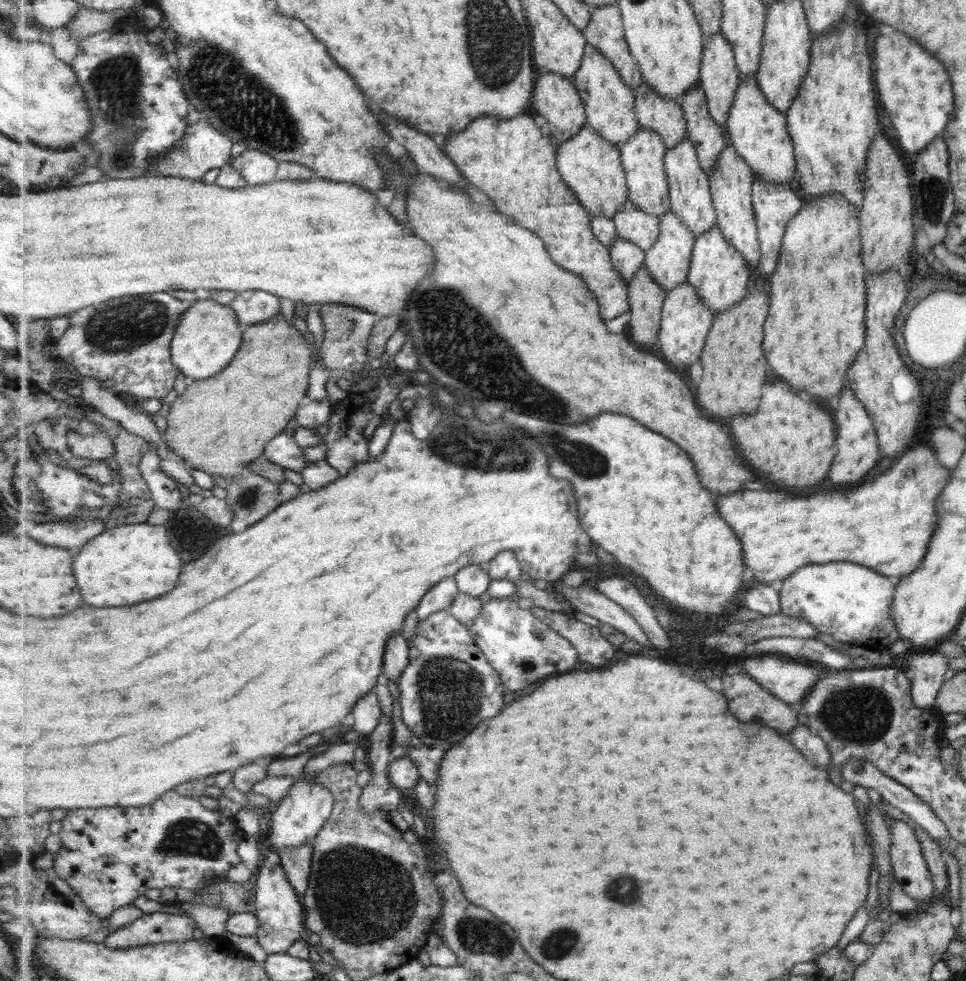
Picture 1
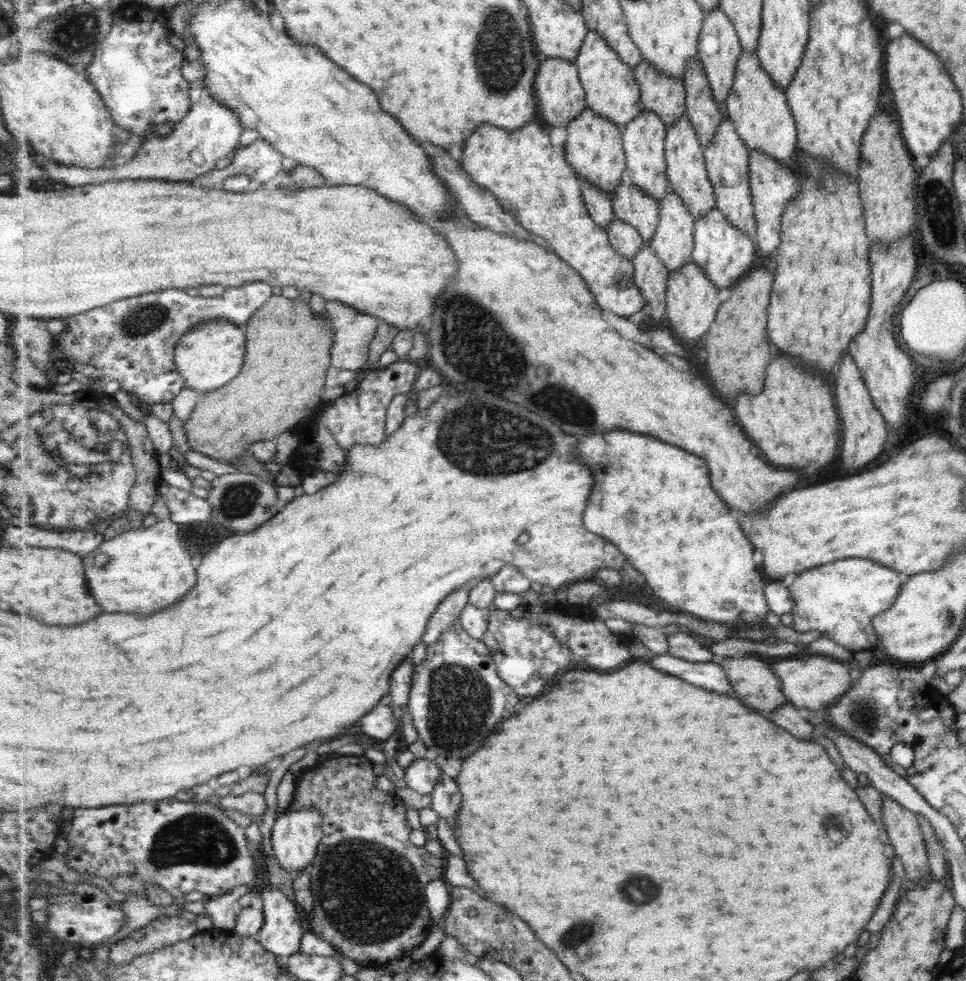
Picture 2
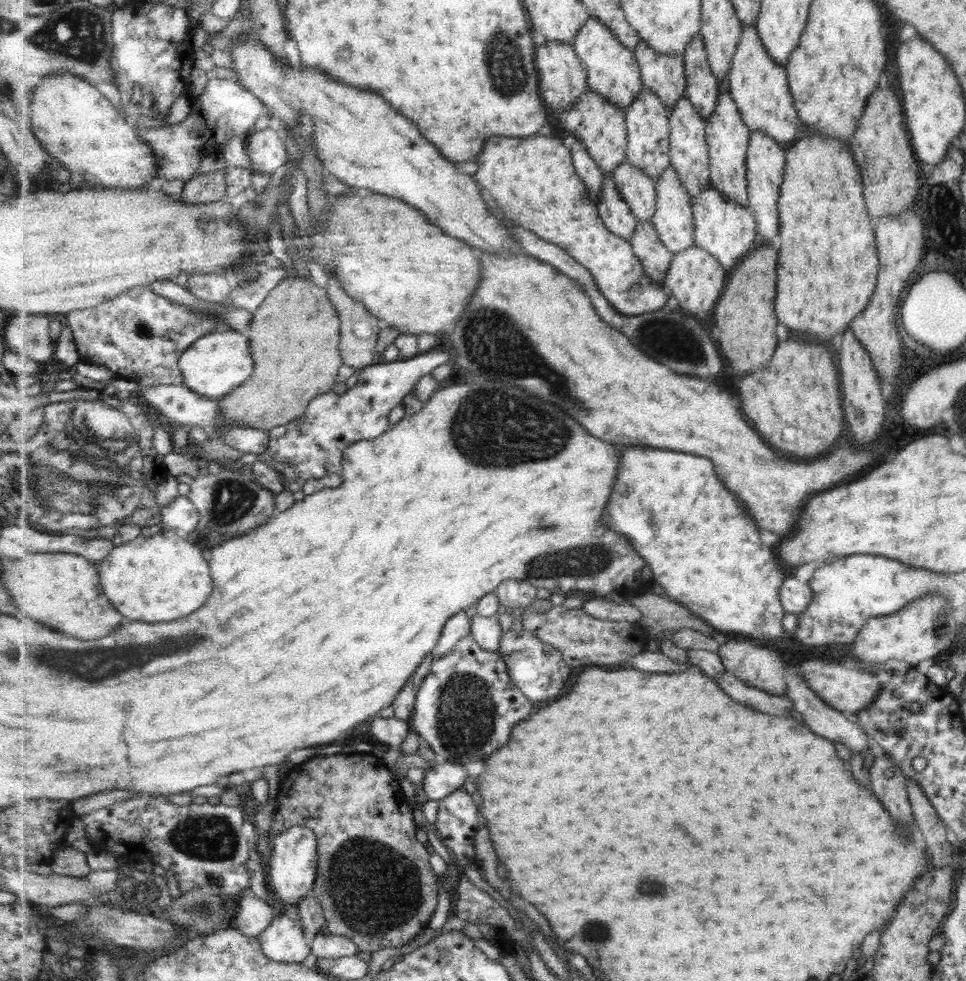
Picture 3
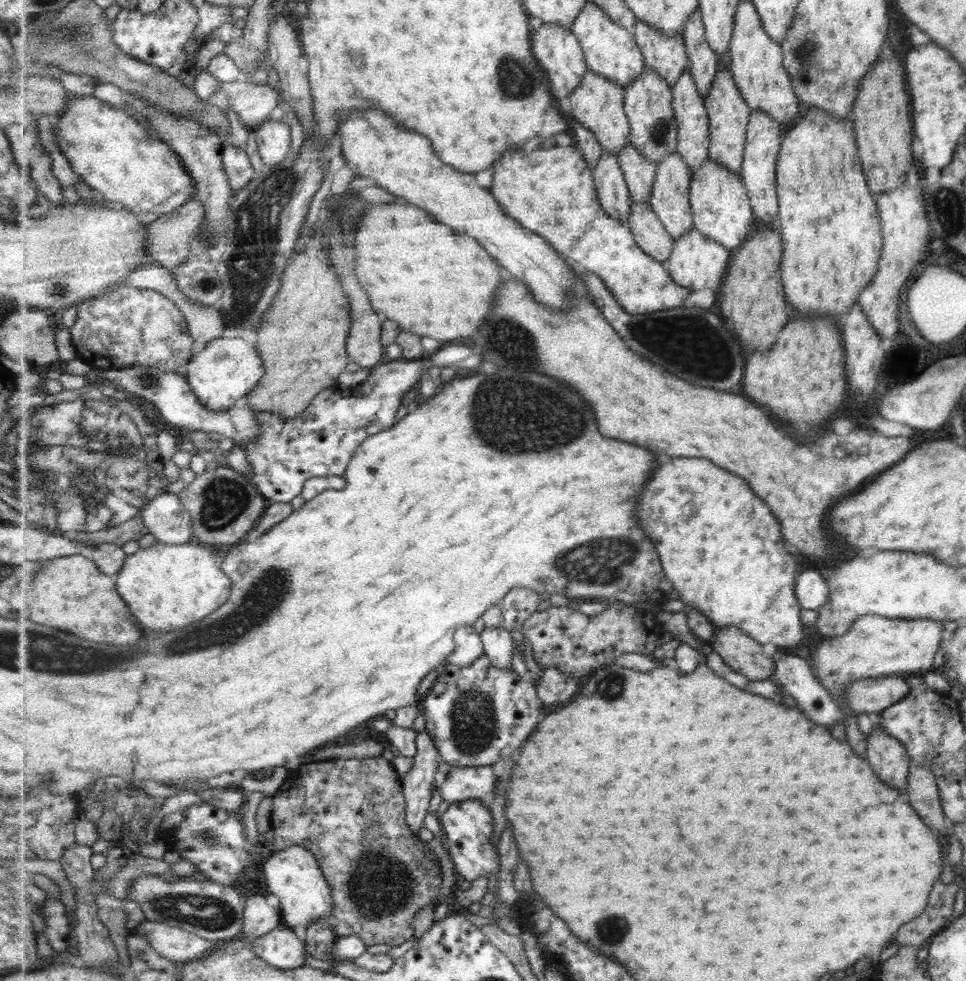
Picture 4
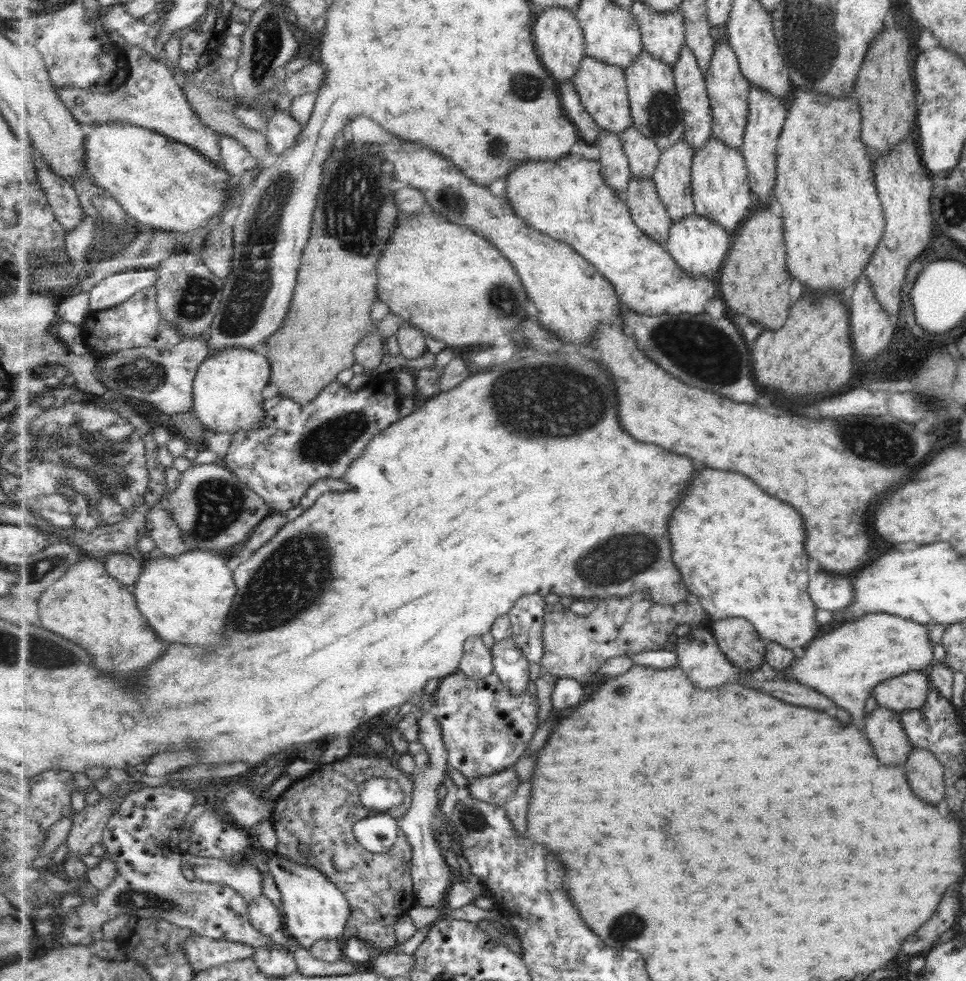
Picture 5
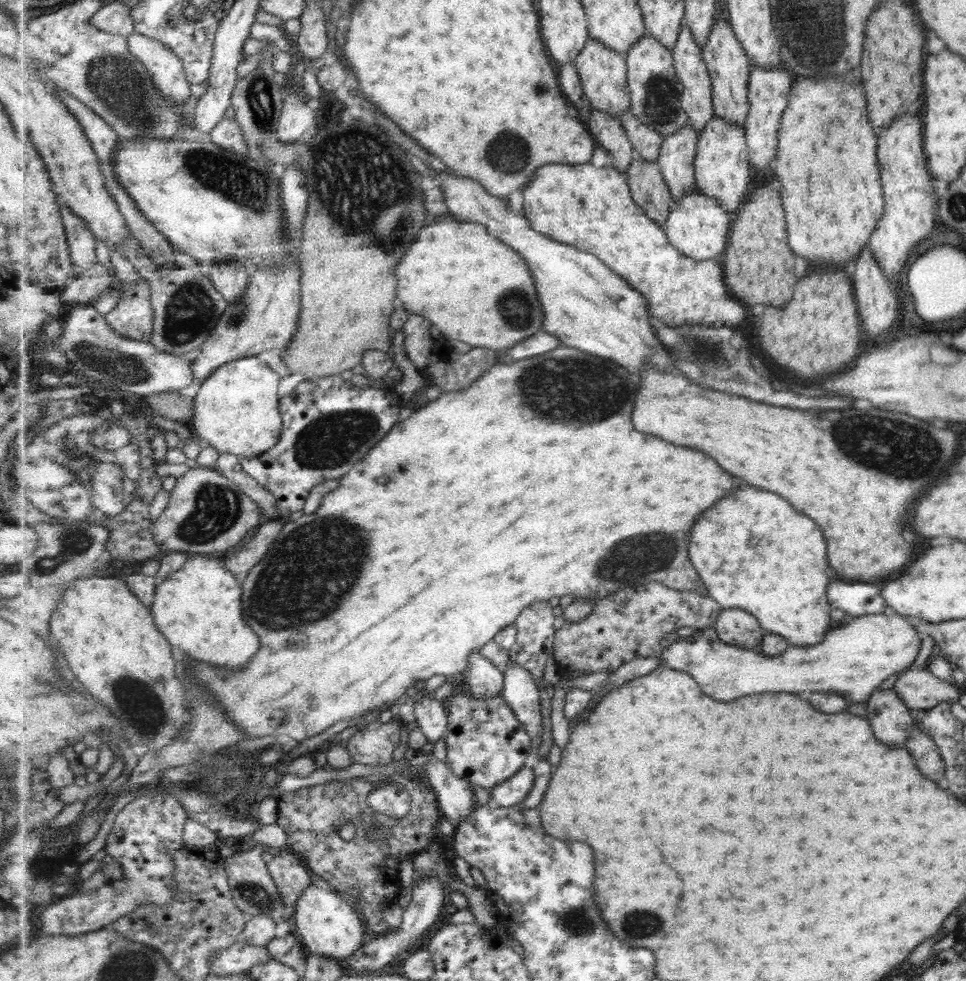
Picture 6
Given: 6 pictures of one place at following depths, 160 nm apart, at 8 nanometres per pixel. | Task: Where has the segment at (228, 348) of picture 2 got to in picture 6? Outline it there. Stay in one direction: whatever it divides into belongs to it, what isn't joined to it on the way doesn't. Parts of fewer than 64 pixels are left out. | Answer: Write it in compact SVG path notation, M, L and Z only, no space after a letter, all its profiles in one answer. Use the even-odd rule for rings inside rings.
M257 357L225 363L211 373L194 396L192 436L219 453L241 457L256 457L272 450L280 442L284 419L280 411L279 380L281 376Z

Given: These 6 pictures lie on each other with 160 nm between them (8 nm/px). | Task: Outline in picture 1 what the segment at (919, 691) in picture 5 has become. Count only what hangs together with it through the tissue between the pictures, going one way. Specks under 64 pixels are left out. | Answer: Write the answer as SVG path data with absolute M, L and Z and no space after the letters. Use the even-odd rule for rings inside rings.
M770 655L746 656L740 664L740 672L749 674L763 688L790 705L805 704L815 682L824 676L816 666L785 662Z

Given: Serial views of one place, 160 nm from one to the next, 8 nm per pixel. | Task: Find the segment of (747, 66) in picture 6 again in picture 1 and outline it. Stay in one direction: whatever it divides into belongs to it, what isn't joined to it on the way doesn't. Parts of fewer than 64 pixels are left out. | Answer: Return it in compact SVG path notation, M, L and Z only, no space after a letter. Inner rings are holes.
M730 144L726 145L725 152L721 153L713 171L709 173L712 197L716 207L719 229L724 232L730 244L732 244L748 261L748 267L755 270L760 266L761 249L760 233L754 208L753 186L755 183L754 172L747 164L737 149Z

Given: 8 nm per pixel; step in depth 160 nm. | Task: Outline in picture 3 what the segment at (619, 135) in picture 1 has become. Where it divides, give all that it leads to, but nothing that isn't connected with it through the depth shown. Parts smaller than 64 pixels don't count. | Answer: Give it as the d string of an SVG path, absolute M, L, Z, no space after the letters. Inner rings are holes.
M591 15L586 25L577 34L574 48L583 61L584 67L588 69L590 90L599 92L601 96L625 110L638 99L644 89L644 83L636 53L631 48L627 48L608 25Z

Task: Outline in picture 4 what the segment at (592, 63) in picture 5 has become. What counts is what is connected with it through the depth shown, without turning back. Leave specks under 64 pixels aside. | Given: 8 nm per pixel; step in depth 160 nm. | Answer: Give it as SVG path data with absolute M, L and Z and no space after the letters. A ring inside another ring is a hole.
M588 70L580 87L571 96L562 99L561 110L569 118L577 118L583 126L589 127L595 133L603 151L619 156L630 143L632 134L632 125L624 107L625 95L623 86L605 78L604 75Z

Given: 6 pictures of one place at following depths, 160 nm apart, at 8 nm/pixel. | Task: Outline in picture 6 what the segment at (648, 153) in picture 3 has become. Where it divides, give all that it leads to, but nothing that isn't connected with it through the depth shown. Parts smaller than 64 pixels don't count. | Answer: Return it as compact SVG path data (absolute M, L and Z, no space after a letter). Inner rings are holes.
M647 33L625 57L628 61L628 83L632 96L630 111L664 136L679 132L688 122L688 113L681 106L684 83L676 73L672 49Z

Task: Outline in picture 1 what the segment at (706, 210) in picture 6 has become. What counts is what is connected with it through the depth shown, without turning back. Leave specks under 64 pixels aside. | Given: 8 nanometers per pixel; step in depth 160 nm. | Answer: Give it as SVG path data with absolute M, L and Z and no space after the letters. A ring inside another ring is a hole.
M687 282L671 291L664 302L662 325L658 335L661 355L675 368L682 371L701 358L709 333L716 321L716 313L704 304L696 286Z

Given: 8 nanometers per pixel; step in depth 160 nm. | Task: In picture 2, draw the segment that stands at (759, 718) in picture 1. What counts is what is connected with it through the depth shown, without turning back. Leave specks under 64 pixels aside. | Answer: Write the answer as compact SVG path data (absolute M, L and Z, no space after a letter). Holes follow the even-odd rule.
M761 655L729 656L717 662L727 672L737 698L757 712L775 712L788 702L784 684L773 664L761 660Z

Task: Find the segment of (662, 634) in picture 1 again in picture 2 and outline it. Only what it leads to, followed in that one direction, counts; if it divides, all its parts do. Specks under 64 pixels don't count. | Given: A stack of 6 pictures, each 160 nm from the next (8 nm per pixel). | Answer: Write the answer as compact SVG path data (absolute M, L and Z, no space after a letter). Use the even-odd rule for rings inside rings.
M680 632L667 635L669 641L669 653L690 662L709 663L719 659L696 636L688 632Z

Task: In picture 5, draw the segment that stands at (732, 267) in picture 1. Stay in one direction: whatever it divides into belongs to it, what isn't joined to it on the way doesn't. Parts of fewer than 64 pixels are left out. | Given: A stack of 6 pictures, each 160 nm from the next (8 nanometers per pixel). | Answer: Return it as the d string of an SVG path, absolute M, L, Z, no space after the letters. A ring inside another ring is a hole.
M716 136L710 139L701 151L696 151L692 167L693 198L697 215L717 222L729 234L735 234L751 217L751 182L748 166L741 148L733 148Z

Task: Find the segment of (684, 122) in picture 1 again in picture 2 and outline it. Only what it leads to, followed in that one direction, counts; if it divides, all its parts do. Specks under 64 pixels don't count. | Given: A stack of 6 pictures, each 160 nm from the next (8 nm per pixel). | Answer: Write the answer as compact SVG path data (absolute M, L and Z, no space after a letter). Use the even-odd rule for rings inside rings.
M648 60L636 67L635 75L640 84L641 106L656 112L669 127L686 116L686 88L682 78L672 78Z

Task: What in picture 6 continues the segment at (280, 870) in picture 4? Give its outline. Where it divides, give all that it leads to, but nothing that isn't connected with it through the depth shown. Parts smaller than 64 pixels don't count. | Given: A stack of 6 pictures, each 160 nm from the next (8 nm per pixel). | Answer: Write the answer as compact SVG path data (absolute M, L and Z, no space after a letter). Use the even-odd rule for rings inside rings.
M316 882L310 884L296 901L295 907L294 933L305 945L308 955L325 955L346 965L345 960L364 946L367 923L363 922L363 917L351 900L326 885Z

